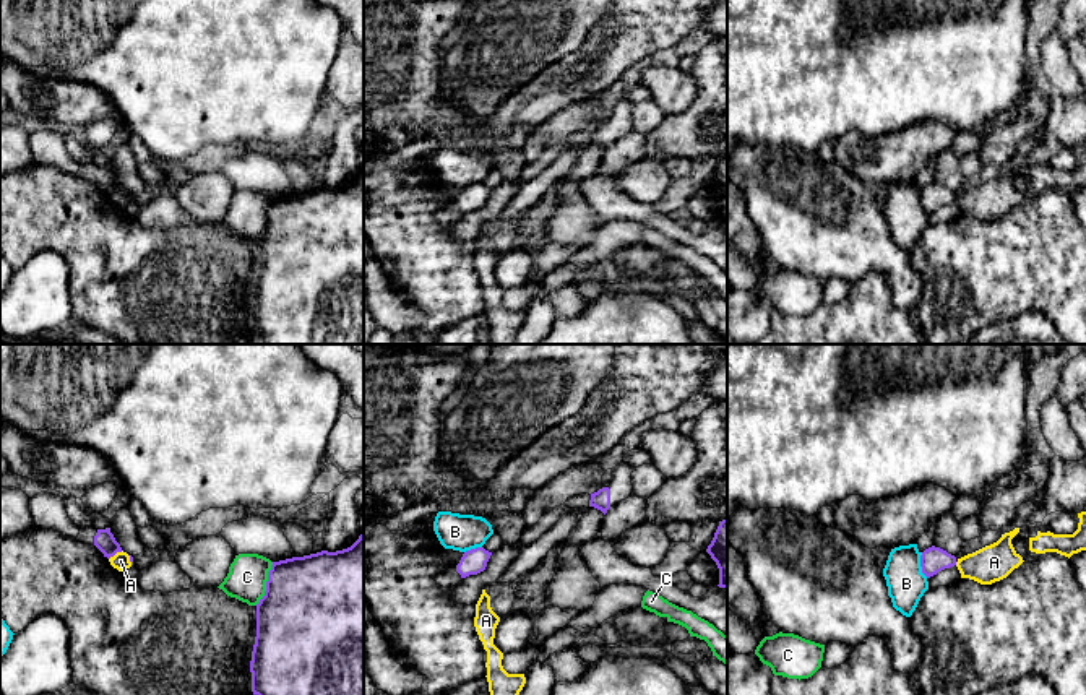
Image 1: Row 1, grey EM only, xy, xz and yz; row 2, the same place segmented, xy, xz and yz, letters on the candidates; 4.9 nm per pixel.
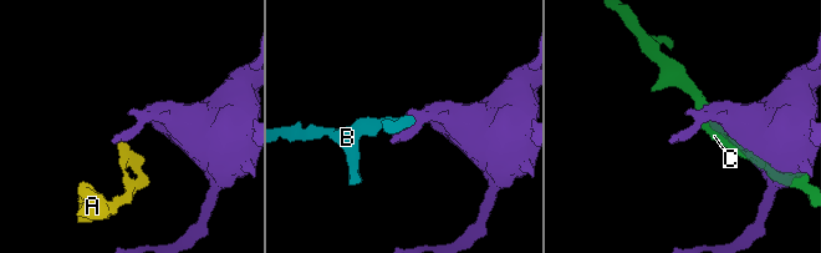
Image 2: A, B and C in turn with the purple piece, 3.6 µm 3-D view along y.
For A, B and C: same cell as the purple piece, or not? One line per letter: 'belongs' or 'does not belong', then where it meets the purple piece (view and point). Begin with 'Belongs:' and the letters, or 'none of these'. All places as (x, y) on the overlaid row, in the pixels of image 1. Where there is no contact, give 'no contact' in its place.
Belongs: none of these
A: does not belong | xy (116, 552)
B: does not belong | yz (921, 565)
C: does not belong | xy (267, 583)

